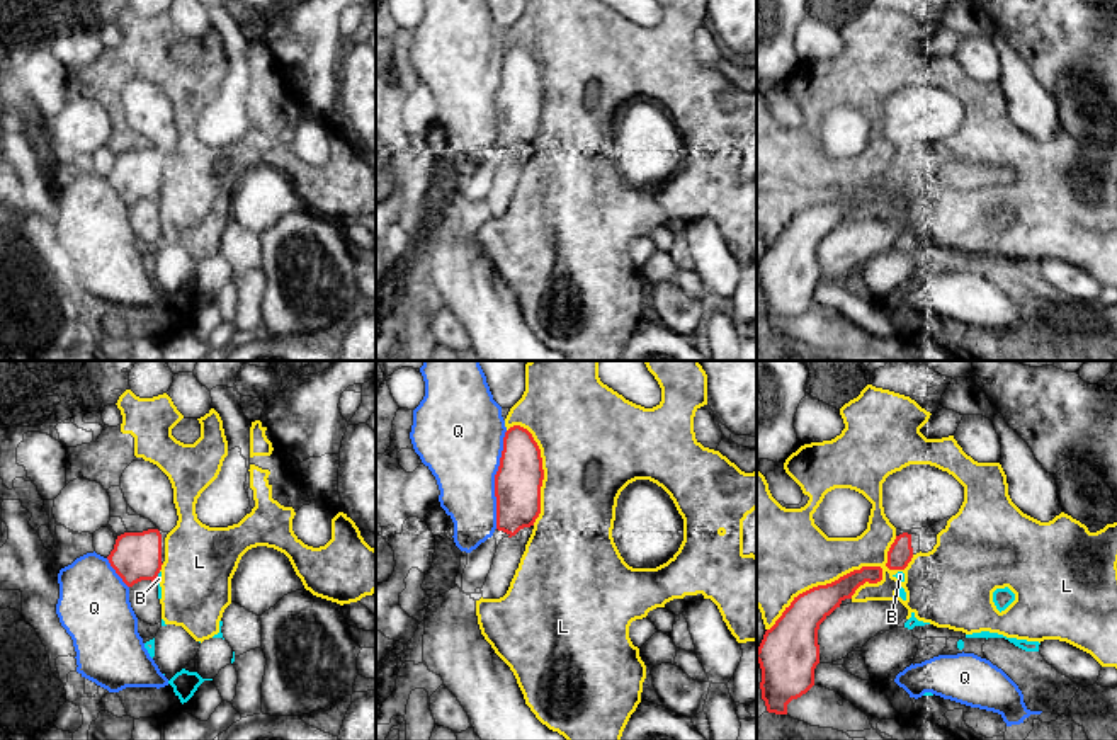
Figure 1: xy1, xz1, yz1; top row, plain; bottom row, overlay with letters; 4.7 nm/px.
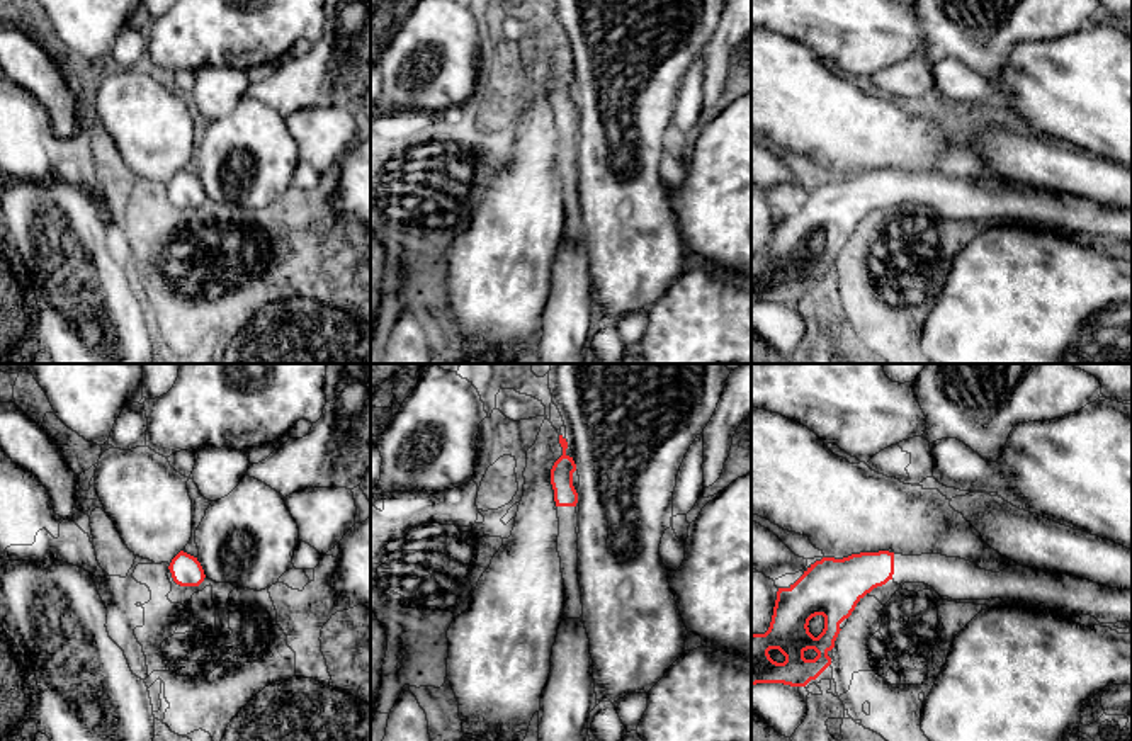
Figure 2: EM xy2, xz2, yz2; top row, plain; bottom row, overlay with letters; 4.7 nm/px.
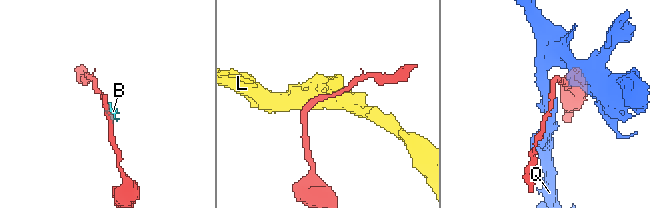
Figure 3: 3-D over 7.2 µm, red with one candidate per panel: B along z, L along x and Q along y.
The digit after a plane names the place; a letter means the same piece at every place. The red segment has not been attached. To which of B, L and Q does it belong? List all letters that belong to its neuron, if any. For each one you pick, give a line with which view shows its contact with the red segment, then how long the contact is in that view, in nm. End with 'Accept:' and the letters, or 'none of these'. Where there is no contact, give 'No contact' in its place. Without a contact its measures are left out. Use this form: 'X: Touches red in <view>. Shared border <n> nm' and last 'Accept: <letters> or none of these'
Accept: none of these

